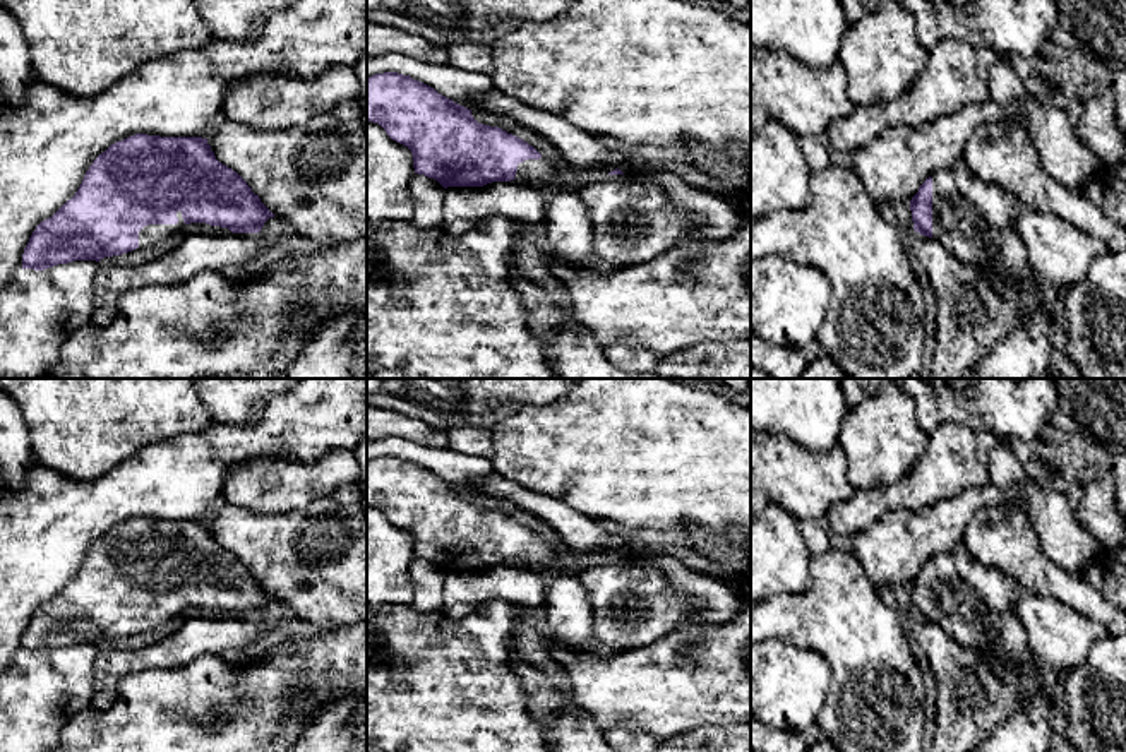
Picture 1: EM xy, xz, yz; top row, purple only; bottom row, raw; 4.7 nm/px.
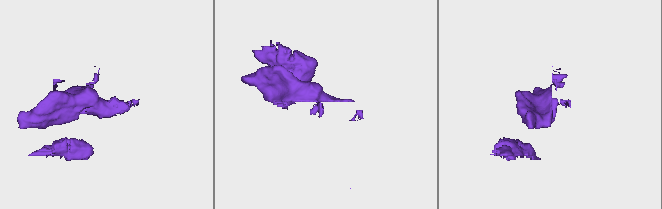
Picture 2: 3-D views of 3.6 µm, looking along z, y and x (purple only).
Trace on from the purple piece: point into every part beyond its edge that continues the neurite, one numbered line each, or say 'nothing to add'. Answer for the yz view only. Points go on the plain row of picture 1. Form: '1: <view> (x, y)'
1: yz (972, 603)

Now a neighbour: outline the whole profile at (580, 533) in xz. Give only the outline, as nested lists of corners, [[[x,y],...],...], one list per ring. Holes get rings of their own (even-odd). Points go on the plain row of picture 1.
[[[494,474],[470,480],[458,488],[516,504],[519,509],[545,521],[571,550],[579,553],[602,552],[610,557],[619,552],[626,560],[655,565],[675,591],[698,605],[699,610],[691,617],[689,625],[723,625],[732,622],[749,603],[740,586],[730,586],[711,572],[694,570],[663,552],[653,552],[650,545],[641,541],[615,536],[559,498],[531,492],[509,478]]]

